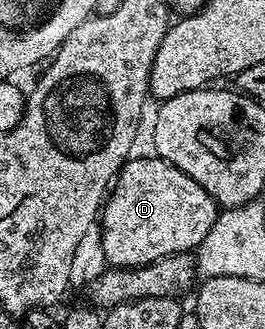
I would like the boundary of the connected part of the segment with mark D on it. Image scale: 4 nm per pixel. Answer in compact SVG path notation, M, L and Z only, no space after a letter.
M148 156L126 161L99 214L104 264L114 269L134 269L155 259L196 251L207 239L219 212L217 200L207 195L191 175L183 175L179 167L159 156Z

